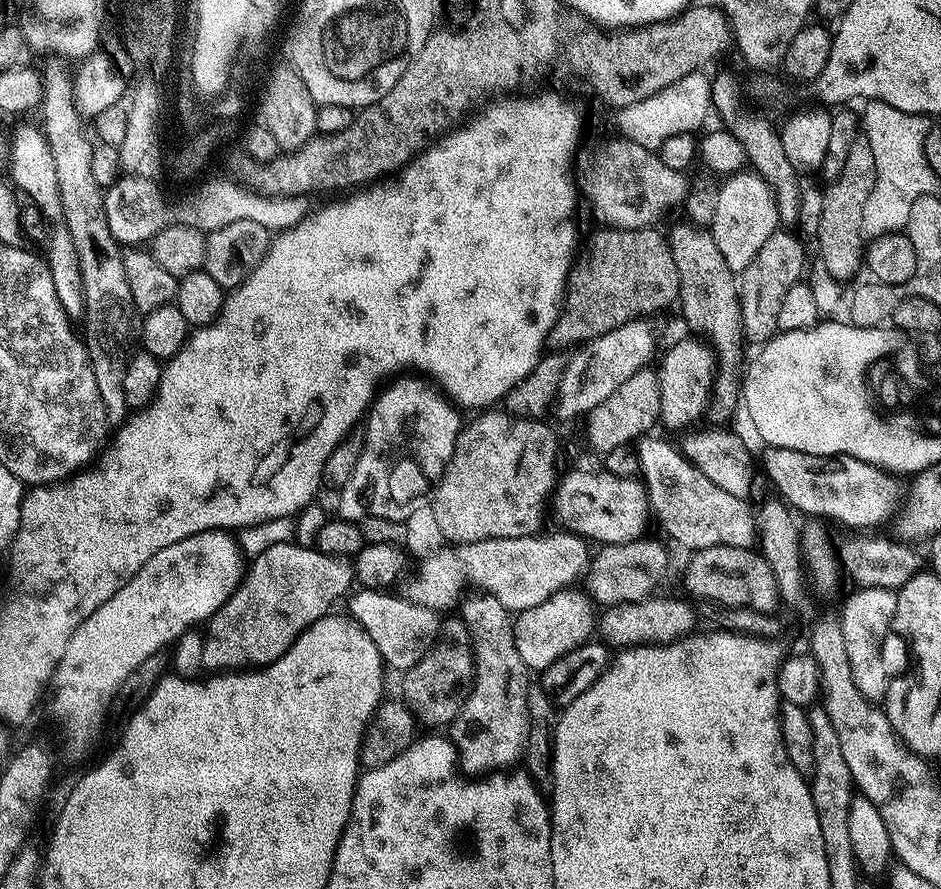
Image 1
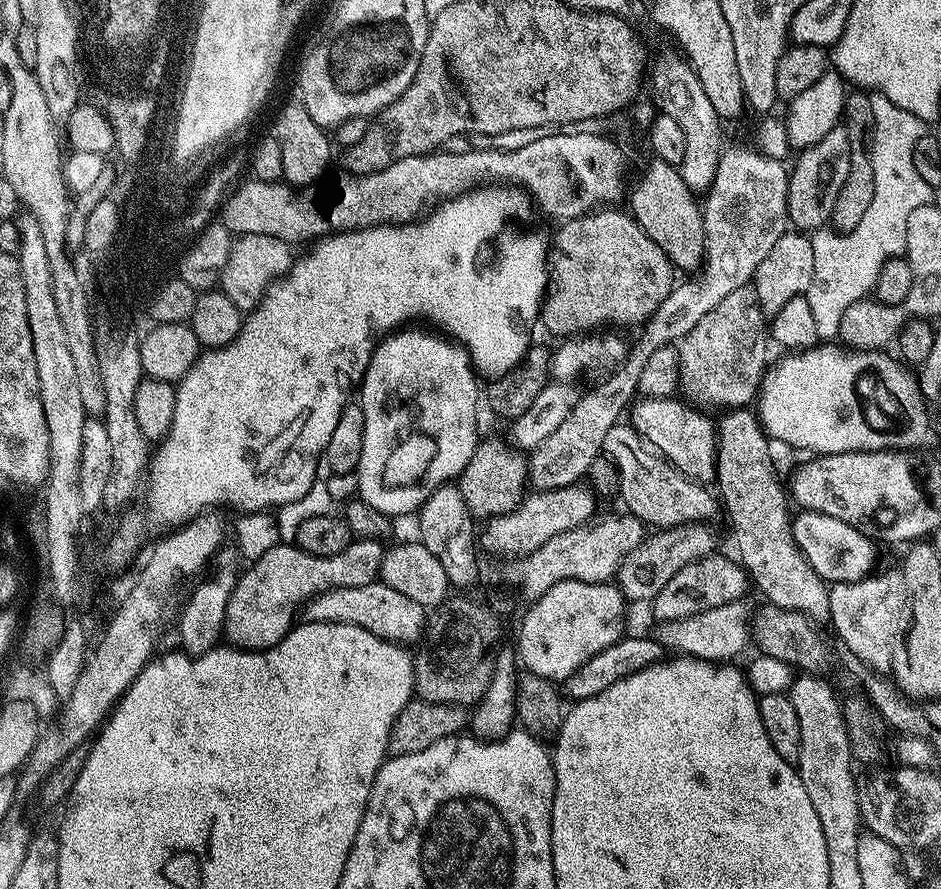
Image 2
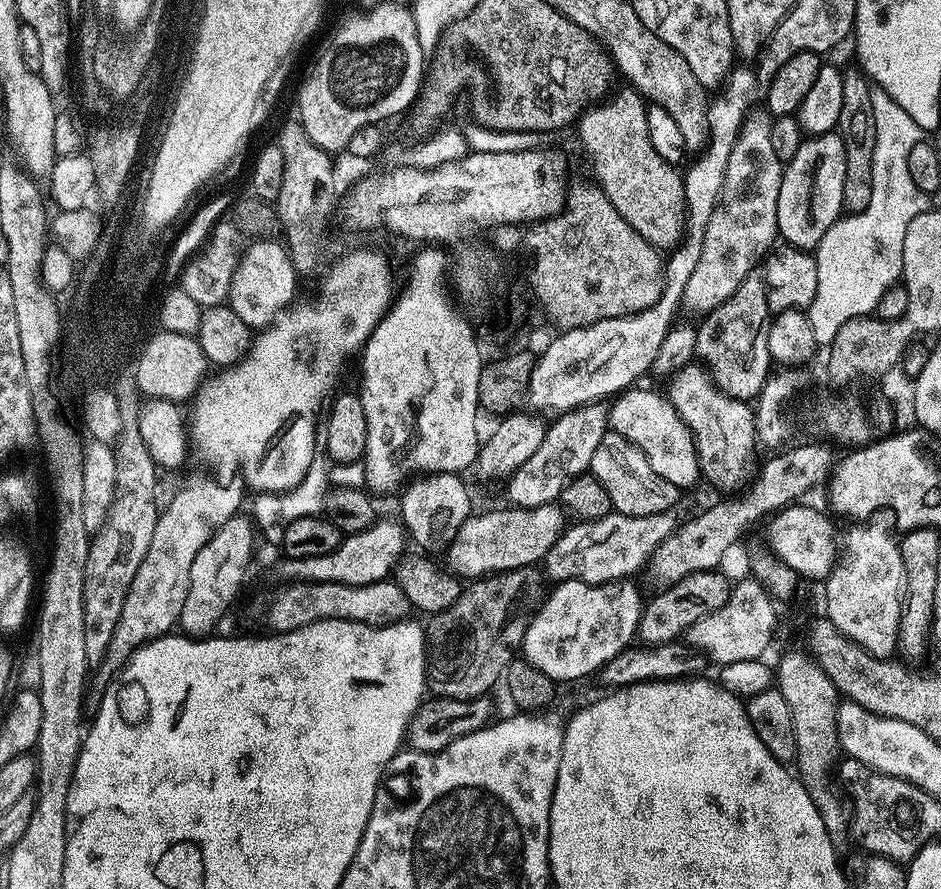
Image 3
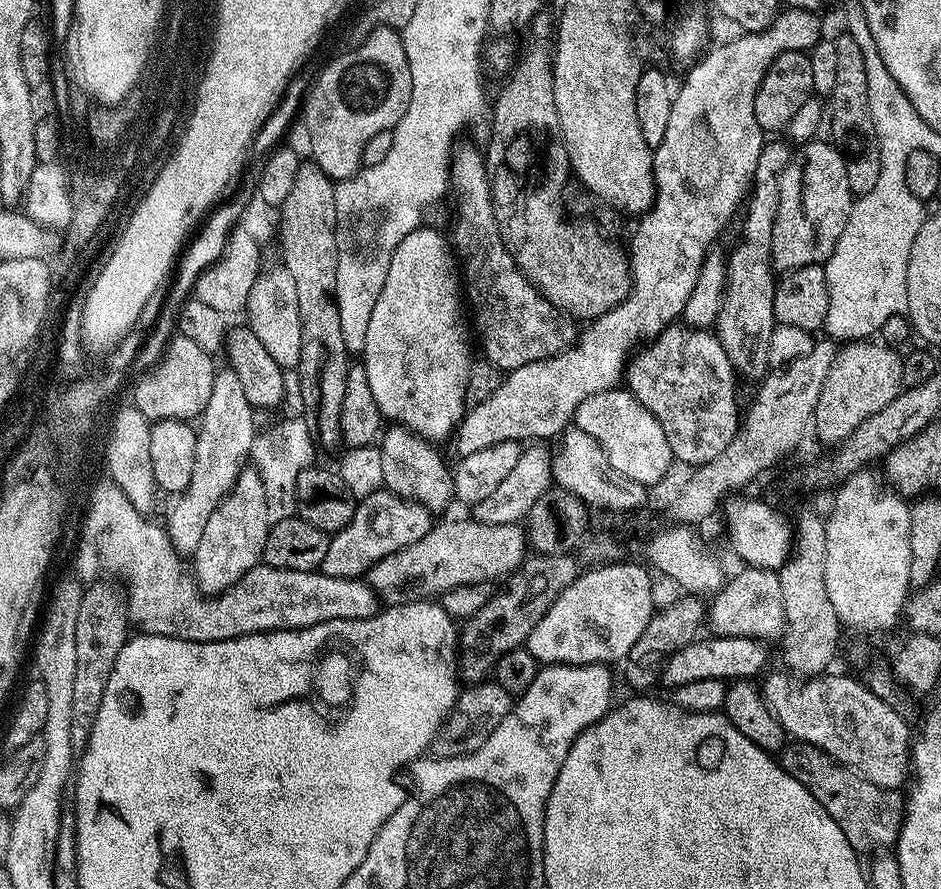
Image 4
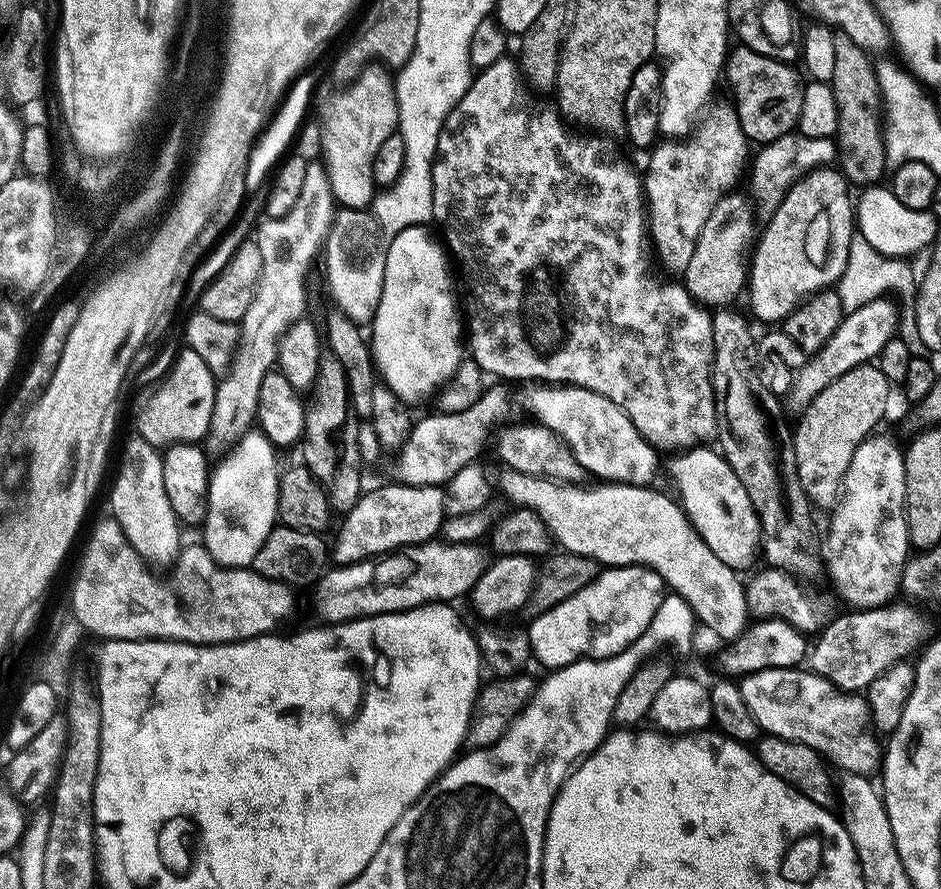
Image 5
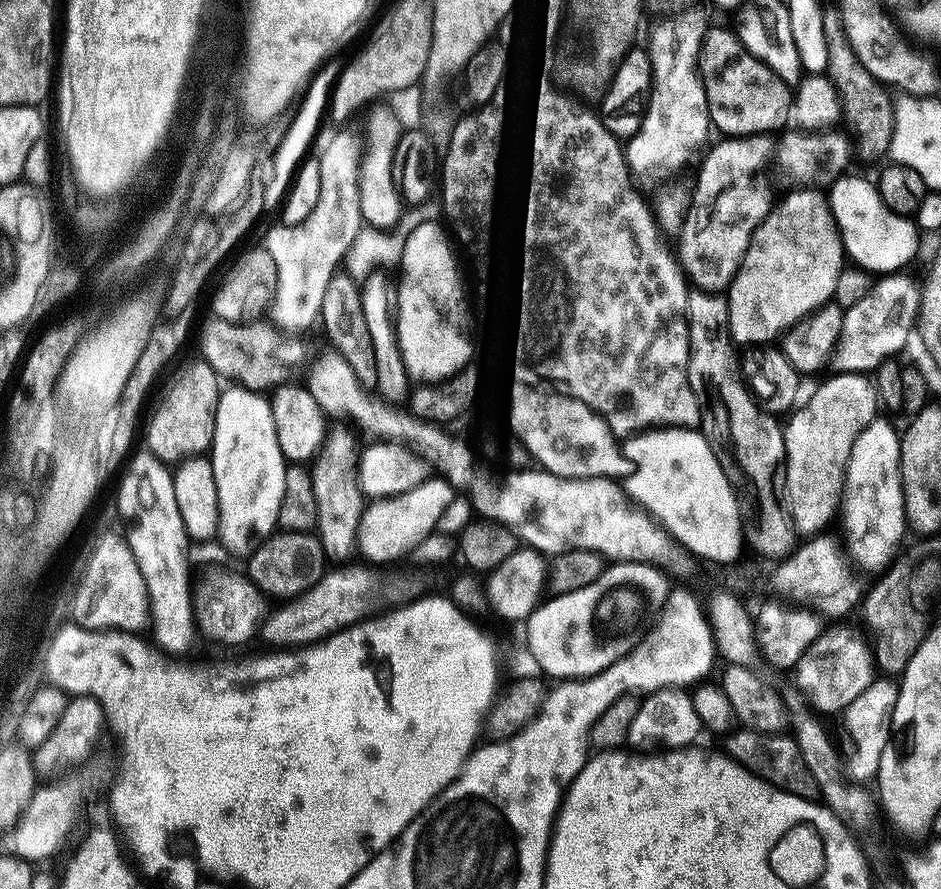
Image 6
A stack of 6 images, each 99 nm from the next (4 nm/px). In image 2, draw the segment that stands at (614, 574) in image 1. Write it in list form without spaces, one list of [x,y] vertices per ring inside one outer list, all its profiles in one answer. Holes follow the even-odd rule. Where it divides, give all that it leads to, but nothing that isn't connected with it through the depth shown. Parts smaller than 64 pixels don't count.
[[[707,523],[679,524],[673,528],[662,528],[645,535],[638,547],[626,556],[616,571],[614,580],[625,601],[644,600],[650,602],[682,570],[682,566],[690,566],[690,562],[698,562],[702,558],[713,555],[717,551],[716,536],[708,529]]]

